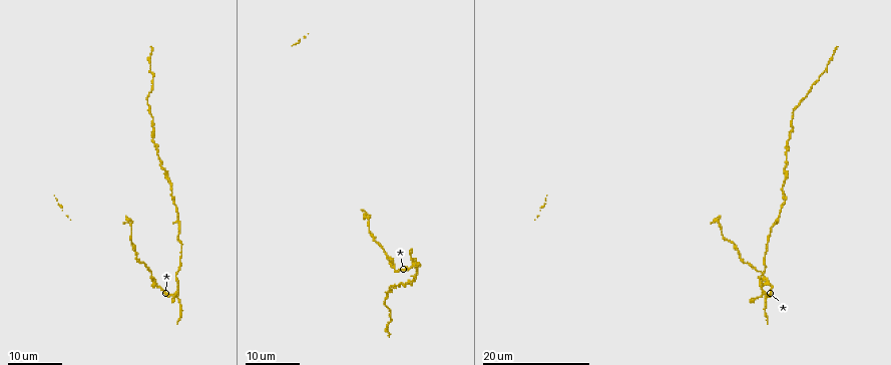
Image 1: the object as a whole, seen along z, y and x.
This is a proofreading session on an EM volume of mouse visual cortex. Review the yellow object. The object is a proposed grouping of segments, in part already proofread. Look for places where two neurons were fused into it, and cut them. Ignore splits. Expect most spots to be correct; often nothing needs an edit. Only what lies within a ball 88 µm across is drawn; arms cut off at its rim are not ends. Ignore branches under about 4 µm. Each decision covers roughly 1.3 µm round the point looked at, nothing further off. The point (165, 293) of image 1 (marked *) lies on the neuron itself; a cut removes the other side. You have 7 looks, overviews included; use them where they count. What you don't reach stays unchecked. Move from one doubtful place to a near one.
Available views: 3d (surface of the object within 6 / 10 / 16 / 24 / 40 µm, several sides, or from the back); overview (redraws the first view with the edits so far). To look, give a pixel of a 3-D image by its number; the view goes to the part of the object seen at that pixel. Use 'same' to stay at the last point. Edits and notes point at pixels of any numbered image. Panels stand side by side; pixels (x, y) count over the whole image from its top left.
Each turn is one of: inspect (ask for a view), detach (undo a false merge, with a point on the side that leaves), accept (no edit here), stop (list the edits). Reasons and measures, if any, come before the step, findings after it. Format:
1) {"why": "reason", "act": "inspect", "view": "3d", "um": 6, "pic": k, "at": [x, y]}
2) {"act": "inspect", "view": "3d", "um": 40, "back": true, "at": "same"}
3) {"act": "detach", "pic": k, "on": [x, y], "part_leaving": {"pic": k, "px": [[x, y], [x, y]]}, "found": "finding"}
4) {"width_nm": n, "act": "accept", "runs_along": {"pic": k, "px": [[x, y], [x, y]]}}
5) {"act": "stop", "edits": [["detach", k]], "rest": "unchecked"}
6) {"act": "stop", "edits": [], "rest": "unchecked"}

{"act": "inspect", "view": "3d", "um": 24, "pic": 1, "at": [174, 295]}

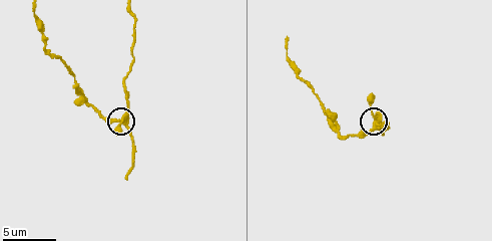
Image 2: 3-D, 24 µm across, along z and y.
{"act": "inspect", "view": "3d", "um": 6, "pic": 2, "at": [376, 121]}

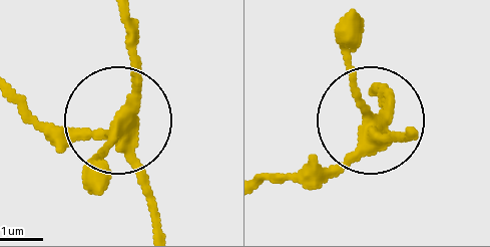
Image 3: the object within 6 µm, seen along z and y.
{"why": "other side", "act": "inspect", "view": "3d", "um": 6, "back": true, "pic": 3, "at": [372, 117]}

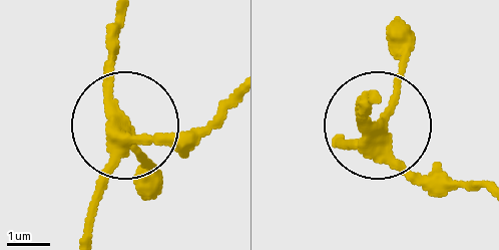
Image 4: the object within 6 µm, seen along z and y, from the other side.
{"act": "accept", "found": "continuous, no second neuron"}

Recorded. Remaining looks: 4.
{"why": "sudden change in width", "act": "inspect", "view": "3d", "um": 24, "pic": 1, "at": [365, 211]}

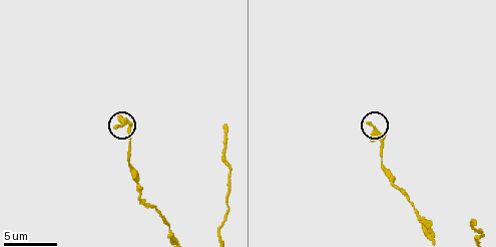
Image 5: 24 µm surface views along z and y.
{"act": "inspect", "view": "3d", "um": 10, "pic": 5, "at": [376, 130]}

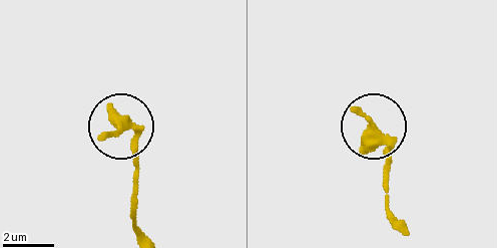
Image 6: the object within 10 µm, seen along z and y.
{"act": "inspect", "view": "3d", "um": 10, "back": true, "pic": 6, "at": [370, 127]}

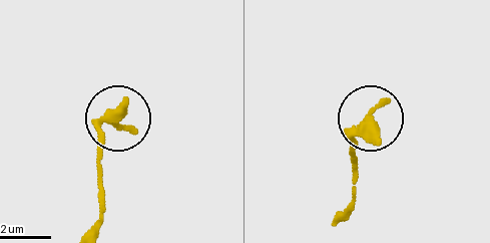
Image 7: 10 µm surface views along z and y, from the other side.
{"width_nm": 380, "act": "accept", "runs_along": {"pic": 7, "px": [[97, 227], [99, 135], [116, 122]]}, "found": "all the same neuron"}

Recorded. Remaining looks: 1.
{"why": "three arms meet", "act": "inspect", "view": "3d", "um": 10, "pic": 5, "at": [423, 228]}

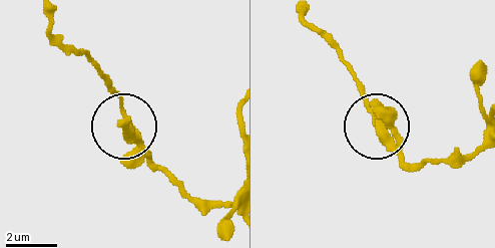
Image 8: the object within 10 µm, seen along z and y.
{"arms": 3, "act": "accept", "found": "one neuron here"}

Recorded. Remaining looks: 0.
{"act": "stop", "edits": [], "rest": "unchecked"}

